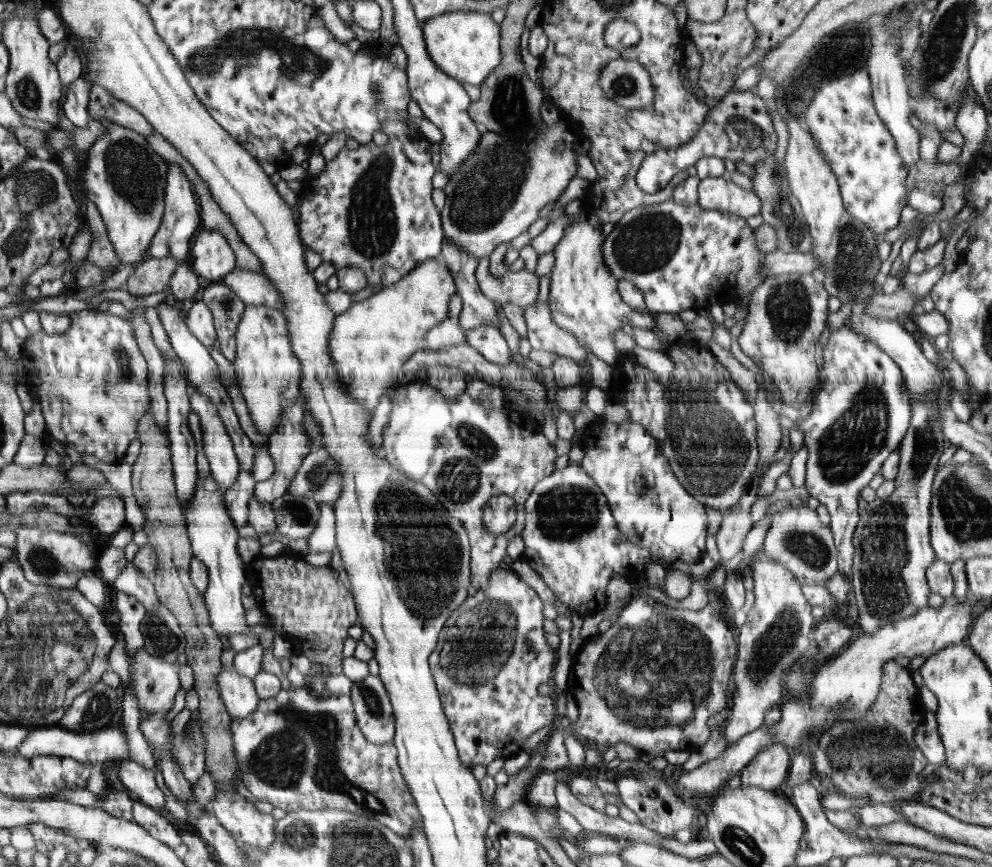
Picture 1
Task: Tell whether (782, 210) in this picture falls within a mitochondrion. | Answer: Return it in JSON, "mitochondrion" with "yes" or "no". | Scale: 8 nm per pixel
{"mitochondrion":"yes"}

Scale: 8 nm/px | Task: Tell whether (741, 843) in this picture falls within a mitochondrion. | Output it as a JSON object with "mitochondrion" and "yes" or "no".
{"mitochondrion":"yes"}

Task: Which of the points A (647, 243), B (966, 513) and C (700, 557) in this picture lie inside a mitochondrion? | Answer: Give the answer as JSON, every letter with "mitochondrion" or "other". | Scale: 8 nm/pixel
{"A":"mitochondrion","B":"mitochondrion","C":"other"}

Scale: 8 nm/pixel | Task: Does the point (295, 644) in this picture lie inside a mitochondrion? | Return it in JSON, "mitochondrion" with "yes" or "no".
{"mitochondrion":"no"}

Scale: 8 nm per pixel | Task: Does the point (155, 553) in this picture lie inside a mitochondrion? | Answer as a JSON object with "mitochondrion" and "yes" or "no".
{"mitochondrion":"no"}

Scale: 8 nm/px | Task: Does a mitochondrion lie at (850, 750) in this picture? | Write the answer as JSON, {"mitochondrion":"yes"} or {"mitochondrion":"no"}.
{"mitochondrion":"yes"}

